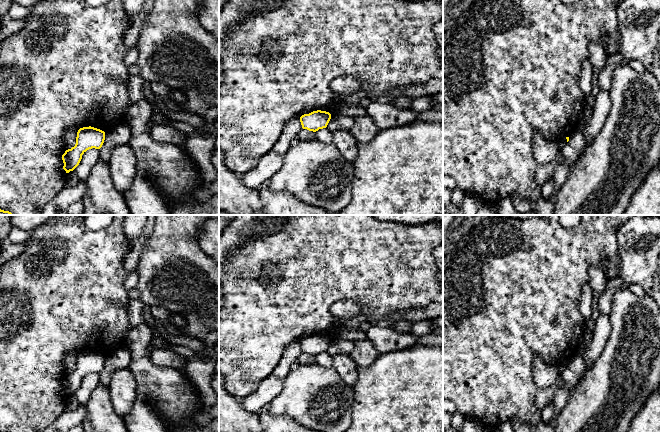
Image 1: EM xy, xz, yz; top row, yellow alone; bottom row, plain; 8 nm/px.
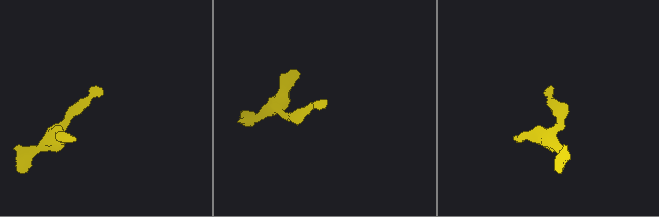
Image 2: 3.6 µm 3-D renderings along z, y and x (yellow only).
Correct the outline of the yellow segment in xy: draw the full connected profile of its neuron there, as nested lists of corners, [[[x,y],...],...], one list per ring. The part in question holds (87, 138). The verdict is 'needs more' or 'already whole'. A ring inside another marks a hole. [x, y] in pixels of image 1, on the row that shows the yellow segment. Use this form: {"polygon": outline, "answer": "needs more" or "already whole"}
{"polygon": [[[83,127],[77,132],[76,144],[62,155],[63,169],[73,171],[80,163],[82,155],[89,149],[100,149],[105,140],[105,132],[94,127]]], "answer": "already whole"}

